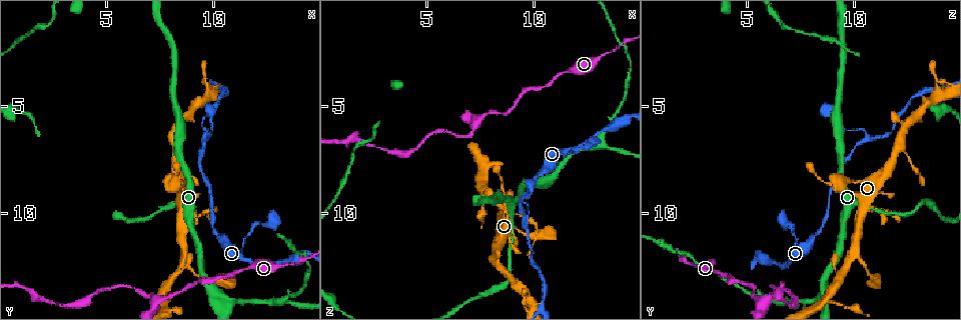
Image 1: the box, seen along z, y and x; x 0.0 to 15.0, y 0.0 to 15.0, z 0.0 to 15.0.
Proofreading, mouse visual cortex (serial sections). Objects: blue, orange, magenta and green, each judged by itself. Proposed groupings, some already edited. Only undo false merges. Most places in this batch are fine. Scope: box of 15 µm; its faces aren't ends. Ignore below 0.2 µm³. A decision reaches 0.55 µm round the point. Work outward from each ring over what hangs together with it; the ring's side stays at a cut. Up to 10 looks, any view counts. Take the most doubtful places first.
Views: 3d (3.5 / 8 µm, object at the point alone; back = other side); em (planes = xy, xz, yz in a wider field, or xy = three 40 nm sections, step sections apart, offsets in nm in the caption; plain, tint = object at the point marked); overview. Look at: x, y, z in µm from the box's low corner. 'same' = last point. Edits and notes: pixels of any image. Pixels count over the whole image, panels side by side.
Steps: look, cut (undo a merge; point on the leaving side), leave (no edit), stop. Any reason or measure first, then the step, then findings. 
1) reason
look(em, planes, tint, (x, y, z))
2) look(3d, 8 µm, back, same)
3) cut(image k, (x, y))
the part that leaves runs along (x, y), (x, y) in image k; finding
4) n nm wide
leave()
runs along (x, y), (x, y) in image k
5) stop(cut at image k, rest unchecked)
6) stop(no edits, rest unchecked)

sudden change in width
look(3d, 3.5 µm, (3.5, 14.2, 7.1))

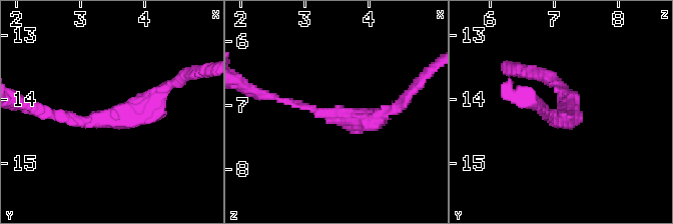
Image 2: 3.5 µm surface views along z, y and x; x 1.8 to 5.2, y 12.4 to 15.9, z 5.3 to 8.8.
arms of 100, 300 nm
look(em, planes, tint, (3.45, 14.30, 7.15))

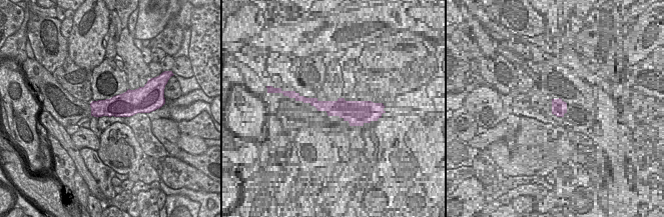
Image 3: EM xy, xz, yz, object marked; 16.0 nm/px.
cut it another way
look(em, xy, step 1, tint, same)

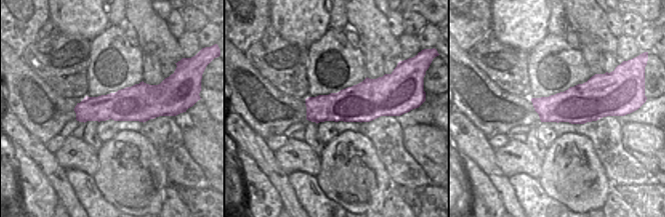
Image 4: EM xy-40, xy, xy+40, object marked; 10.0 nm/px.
380 nm wide
leave()
runs along (162, 89), (126, 117), (46, 114) in image 2; continuous, no second cell

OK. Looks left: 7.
calibre changes
look(3d, 3.5 µm, (8.3, 8.5, 9.5))

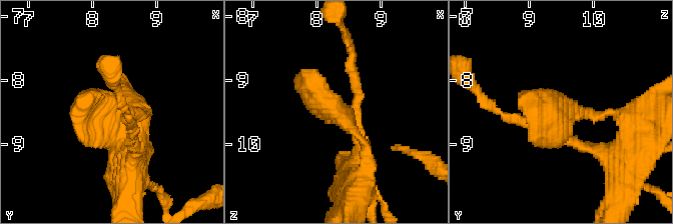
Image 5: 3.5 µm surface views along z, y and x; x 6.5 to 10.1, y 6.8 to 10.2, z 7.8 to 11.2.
need the tissue
look(em, xy, step 3, tint, (8.35, 8.55, 9.55))

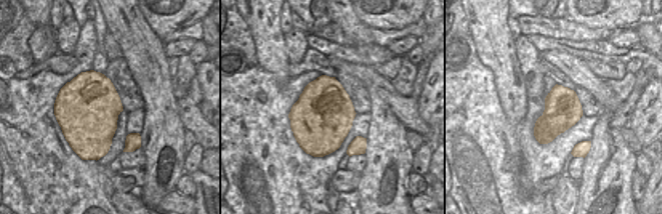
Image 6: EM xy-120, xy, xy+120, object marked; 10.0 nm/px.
leave()
runs along (363, 170), (366, 145), (304, 73) in image 5; continuous, no second cell

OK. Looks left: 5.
a fork
look(3d, 3.5 µm, (10.5, 14.1, 8.5))

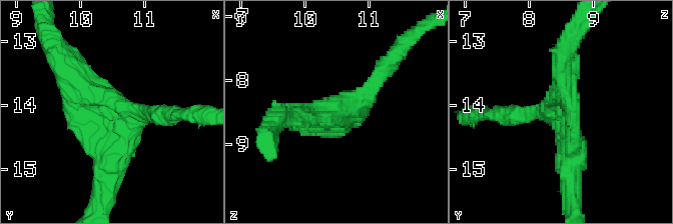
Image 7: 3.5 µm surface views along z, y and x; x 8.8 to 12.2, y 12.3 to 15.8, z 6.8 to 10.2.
look(em, xy, step 1, tint, (10.55, 14.10, 8.60))

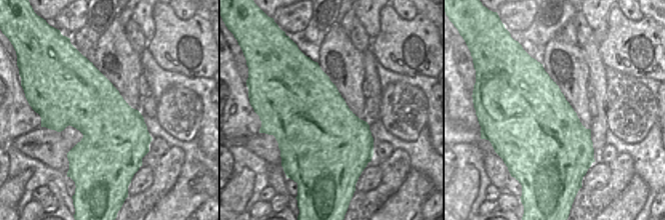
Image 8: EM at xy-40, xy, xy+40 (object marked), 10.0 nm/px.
leave()
runs along (65, 65), (114, 111), (160, 114) in image 7; one cell here

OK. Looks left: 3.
look(3d, 3.5 µm, (13.7, 12.4, 2.3))

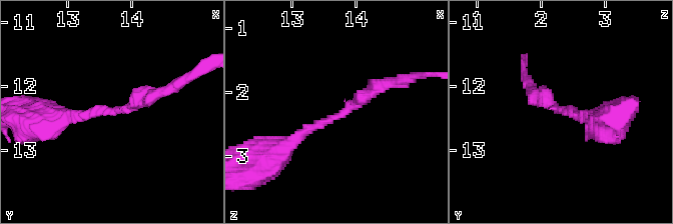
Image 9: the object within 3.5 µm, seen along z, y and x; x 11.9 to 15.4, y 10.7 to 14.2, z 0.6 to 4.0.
arms of 200, 250 nm
leave()
runs along (280, 150), (392, 83) in image 9; all the same cell

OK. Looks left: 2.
stop(no edits, rest unchecked)

